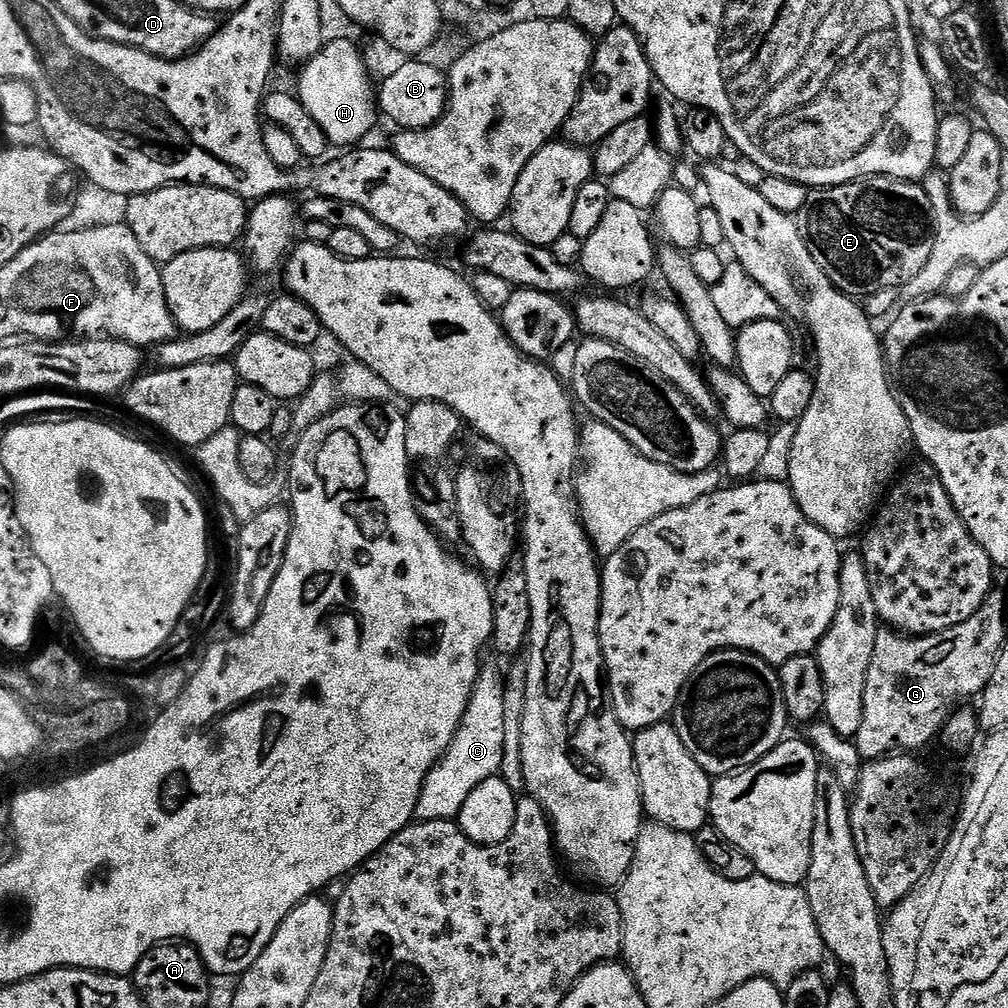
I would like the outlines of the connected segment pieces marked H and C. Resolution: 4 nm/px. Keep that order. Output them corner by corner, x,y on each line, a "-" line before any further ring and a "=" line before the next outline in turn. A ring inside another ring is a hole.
329,39
318,54
314,54
299,69
298,95
302,106
310,110
310,118
322,126
329,145
340,147
359,145
372,132
378,117
378,92
368,77
368,64
352,40
=
485,663
480,669
474,690
470,694
470,702
466,706
466,714
450,742
450,746
444,751
443,758
430,770
426,782
422,786
422,794
418,798
415,819
421,820
450,820
455,821
460,815
462,805
466,798
470,798
471,792
486,778
497,775
502,766
502,741
506,734
506,710
504,709
504,689
506,676
499,672
494,665

